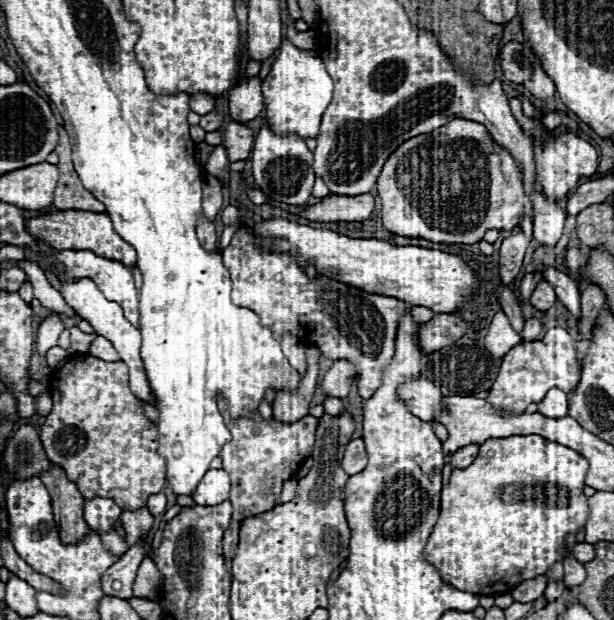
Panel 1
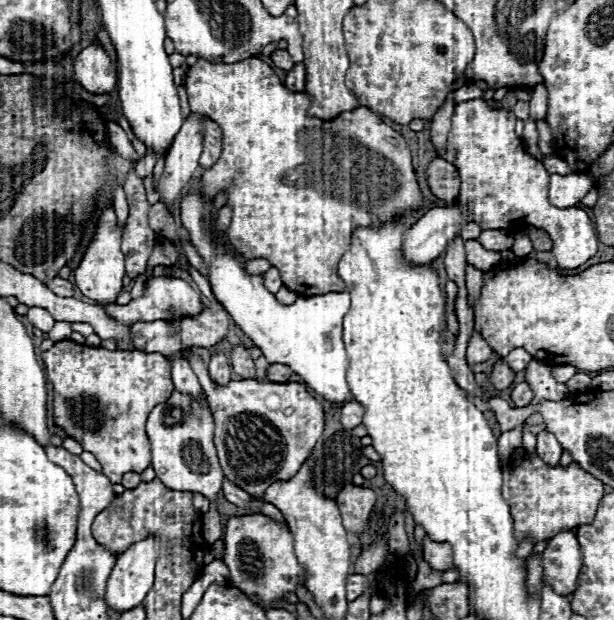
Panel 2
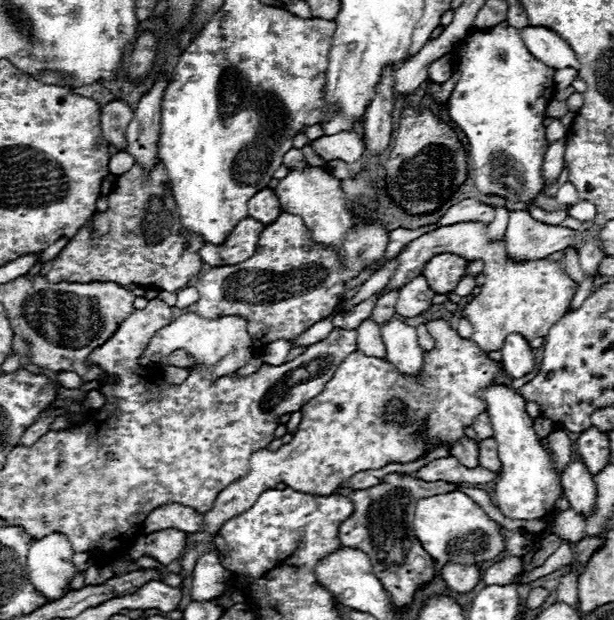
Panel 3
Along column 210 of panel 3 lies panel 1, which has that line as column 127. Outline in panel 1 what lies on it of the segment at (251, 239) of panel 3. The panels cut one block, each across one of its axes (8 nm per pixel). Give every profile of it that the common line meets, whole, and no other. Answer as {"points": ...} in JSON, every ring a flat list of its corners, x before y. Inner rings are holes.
{"points":[[52,210,44,216,38,218,30,218,26,222,26,230,38,238,48,242,54,250,90,250,96,256,102,258,110,258,116,262,122,262,126,266,134,266,136,264,136,252,130,244,126,244,112,228,112,222,106,214,96,214,96,212,78,212,78,210]]}

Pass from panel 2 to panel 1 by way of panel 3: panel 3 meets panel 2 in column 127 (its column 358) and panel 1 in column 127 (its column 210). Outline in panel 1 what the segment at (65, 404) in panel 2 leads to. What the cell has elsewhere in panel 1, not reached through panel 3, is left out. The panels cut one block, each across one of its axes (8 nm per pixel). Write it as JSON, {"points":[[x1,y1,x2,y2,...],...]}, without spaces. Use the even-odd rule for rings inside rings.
{"points":[[148,508,122,510,120,524,126,530,126,542,128,542,128,546,134,546,152,528,152,514,150,514]]}

